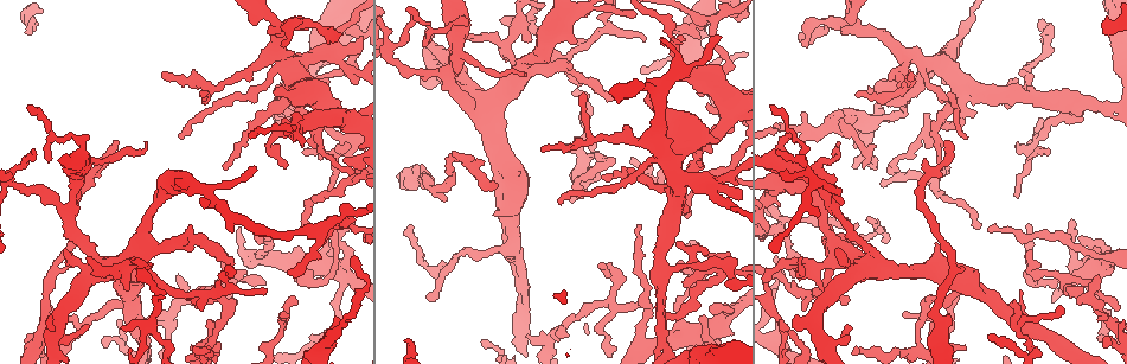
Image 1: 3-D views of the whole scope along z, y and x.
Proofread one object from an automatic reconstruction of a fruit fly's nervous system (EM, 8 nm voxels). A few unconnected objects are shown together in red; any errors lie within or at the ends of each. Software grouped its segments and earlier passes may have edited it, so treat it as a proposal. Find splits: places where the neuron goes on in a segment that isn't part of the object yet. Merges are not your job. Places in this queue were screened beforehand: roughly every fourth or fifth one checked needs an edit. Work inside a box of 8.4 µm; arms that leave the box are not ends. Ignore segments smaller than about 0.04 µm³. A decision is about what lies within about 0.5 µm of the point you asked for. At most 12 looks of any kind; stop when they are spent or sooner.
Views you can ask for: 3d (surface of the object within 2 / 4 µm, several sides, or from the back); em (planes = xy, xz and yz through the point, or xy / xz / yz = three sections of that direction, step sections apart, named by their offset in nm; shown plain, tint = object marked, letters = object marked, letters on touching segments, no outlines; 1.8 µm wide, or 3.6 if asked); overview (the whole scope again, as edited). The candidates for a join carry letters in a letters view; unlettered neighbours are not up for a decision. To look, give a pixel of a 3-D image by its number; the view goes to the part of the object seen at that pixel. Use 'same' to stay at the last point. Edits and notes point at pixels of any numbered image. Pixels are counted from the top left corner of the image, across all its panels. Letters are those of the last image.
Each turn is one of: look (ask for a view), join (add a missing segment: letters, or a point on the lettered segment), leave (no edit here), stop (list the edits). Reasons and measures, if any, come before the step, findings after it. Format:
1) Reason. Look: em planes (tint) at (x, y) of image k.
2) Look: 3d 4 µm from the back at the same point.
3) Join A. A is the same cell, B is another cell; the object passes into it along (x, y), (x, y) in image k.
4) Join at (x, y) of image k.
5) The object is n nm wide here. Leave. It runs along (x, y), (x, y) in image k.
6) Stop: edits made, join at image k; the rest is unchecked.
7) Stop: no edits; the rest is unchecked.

Thin end. Look: 3d 4 µm at (603, 269) of image 1.

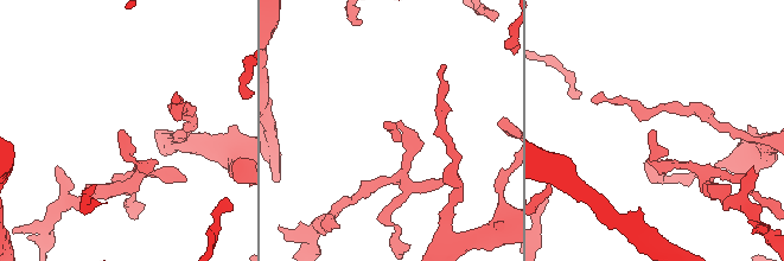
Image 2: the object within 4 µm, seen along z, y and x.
Now the EM. Look: em yz step 16 (letters) at (388, 129) of image 2.

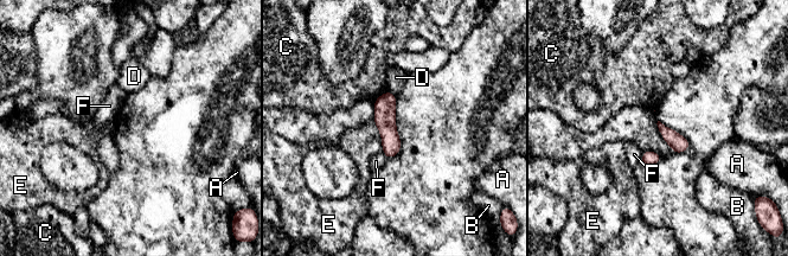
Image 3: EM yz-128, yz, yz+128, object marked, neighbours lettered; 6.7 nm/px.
Look: em planes (letters) at the same point.

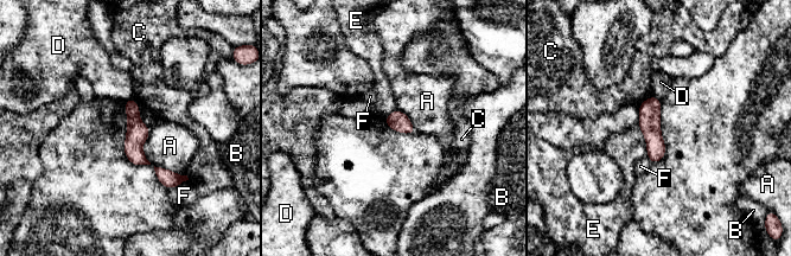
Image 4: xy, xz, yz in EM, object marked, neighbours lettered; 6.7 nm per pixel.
The longest contact is with A, 240 nm. Leave. A, B, C, D, E and F are other cells; none of them fits.

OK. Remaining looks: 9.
Thin end. Look: em planes (letters) at (428, 295) of image 1.

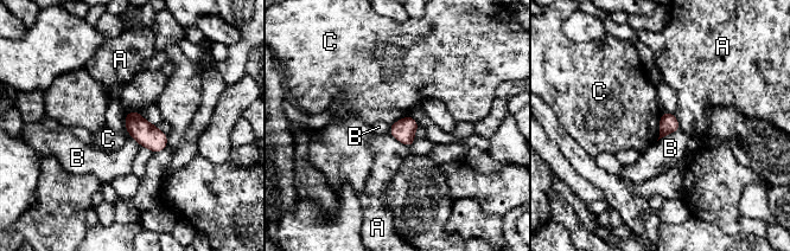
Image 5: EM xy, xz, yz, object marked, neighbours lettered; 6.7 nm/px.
Leave. A, B and C are other cells; a border runs along (662, 111), (658, 137), (656, 140) in image 5; no lettered segment goes on from it.

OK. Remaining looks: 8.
Branch stops here. Look: em planes (letters) at (496, 183) of image 1.

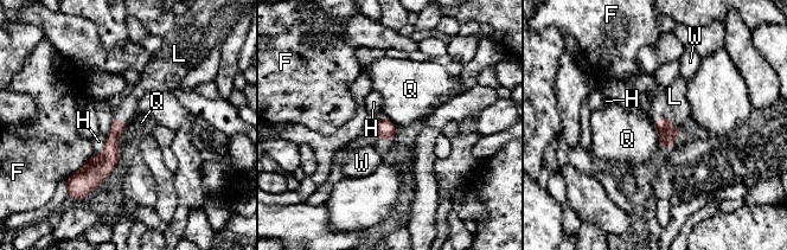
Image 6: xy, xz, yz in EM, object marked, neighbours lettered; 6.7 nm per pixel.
Join L. L is the same cell, F, H, Q and W are other cells; the object passes into it along (386, 130), (388, 140), (390, 145) in image 6; it goes on there.

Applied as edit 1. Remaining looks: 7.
Tapers out. Look: em planes (plain) at (469, 38) of image 1.

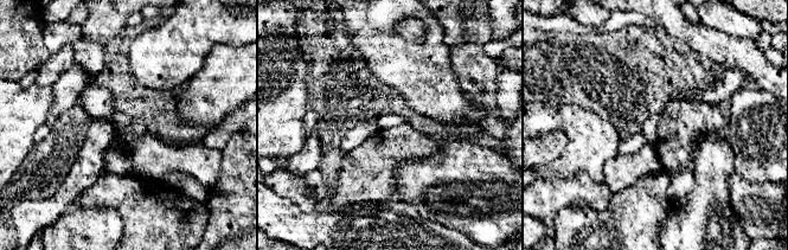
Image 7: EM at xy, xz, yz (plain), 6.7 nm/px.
Look: em planes (letters) at the same point.

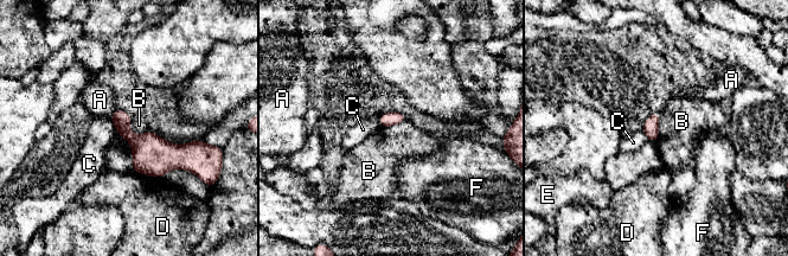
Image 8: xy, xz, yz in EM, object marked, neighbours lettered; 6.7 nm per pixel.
Leave. A, B, C, D, E and F are other cells; a border runs along (130, 116), (138, 135), (149, 130) in image 8; none of them fits.

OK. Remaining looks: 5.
Branch stops here. Look: em planes (plain) at (855, 346) of image 1.

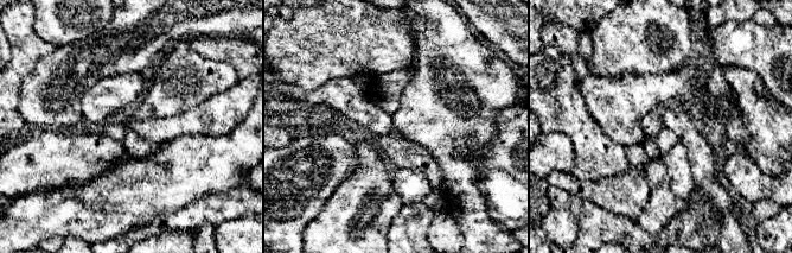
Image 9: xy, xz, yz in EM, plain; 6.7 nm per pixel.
Look: em planes (letters) at the same point.

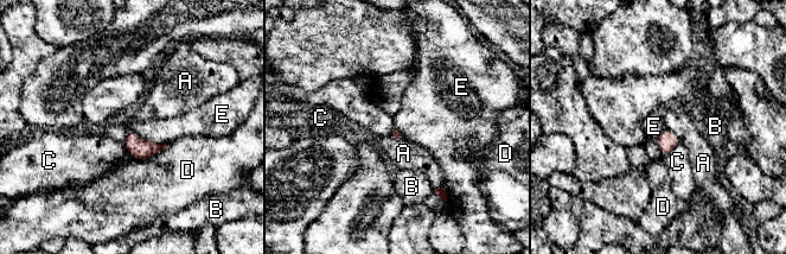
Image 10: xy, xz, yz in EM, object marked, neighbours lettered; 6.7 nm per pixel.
Leave. A, B, C, D and E are other cells; a border runs along (129, 129), (144, 139), (166, 144) in image 10; no lettered segment goes on from it.

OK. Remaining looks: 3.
Stop: edits made, join at image 6; the rest is unchecked.

